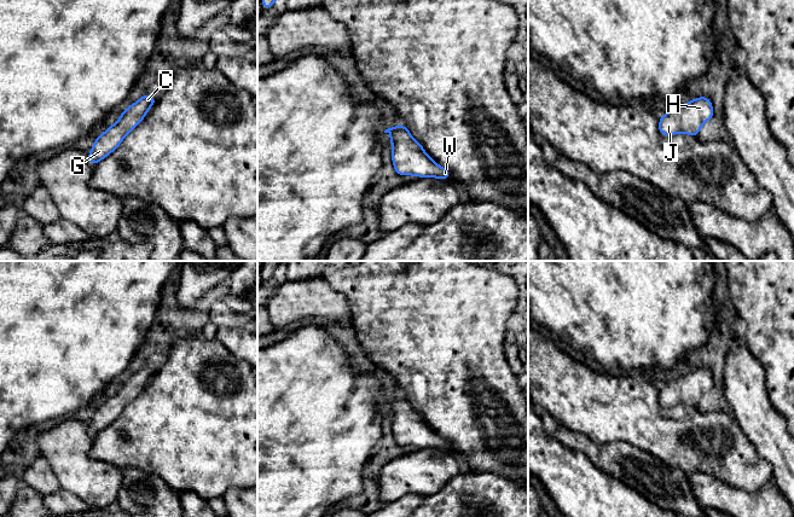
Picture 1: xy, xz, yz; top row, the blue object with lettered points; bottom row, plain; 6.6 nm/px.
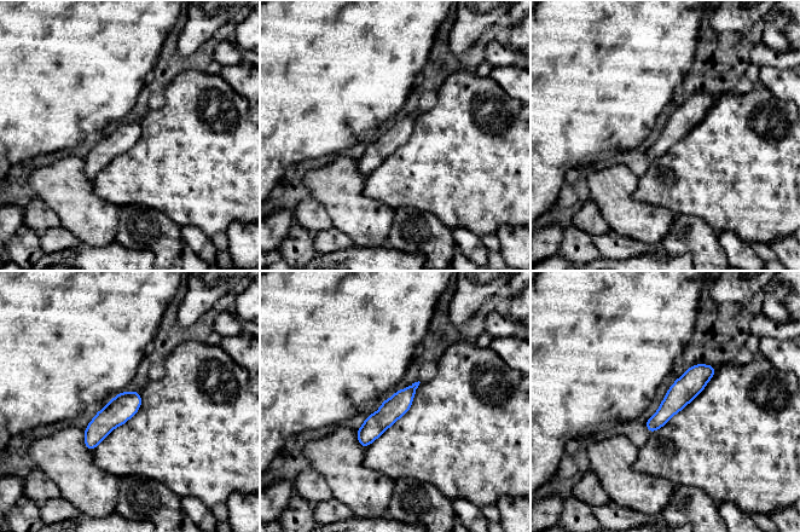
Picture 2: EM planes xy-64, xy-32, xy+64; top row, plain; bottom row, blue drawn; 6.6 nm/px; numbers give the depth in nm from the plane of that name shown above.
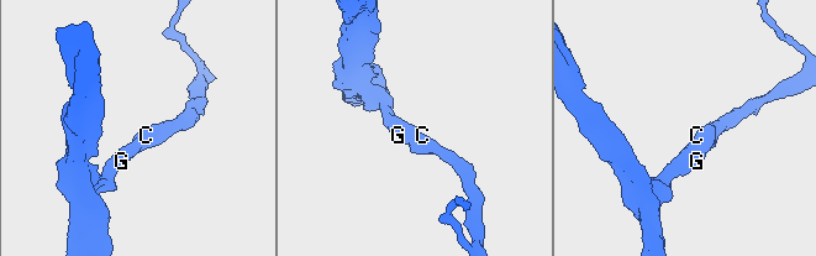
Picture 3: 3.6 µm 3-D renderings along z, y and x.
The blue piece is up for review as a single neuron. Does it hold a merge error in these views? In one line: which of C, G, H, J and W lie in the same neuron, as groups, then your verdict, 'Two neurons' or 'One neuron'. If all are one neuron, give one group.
Groups: C G H J W. One neuron

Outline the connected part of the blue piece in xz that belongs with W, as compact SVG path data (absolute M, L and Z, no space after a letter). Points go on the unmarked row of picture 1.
M405 395L384 401L392 408L392 429L396 446L416 446L451 451L451 443L428 426L422 416L410 406Z

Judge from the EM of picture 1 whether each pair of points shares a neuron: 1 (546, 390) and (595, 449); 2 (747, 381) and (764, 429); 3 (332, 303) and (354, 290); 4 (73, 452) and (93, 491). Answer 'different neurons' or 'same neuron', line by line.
1: different neurons
2: same neuron
3: different neurons
4: same neuron

